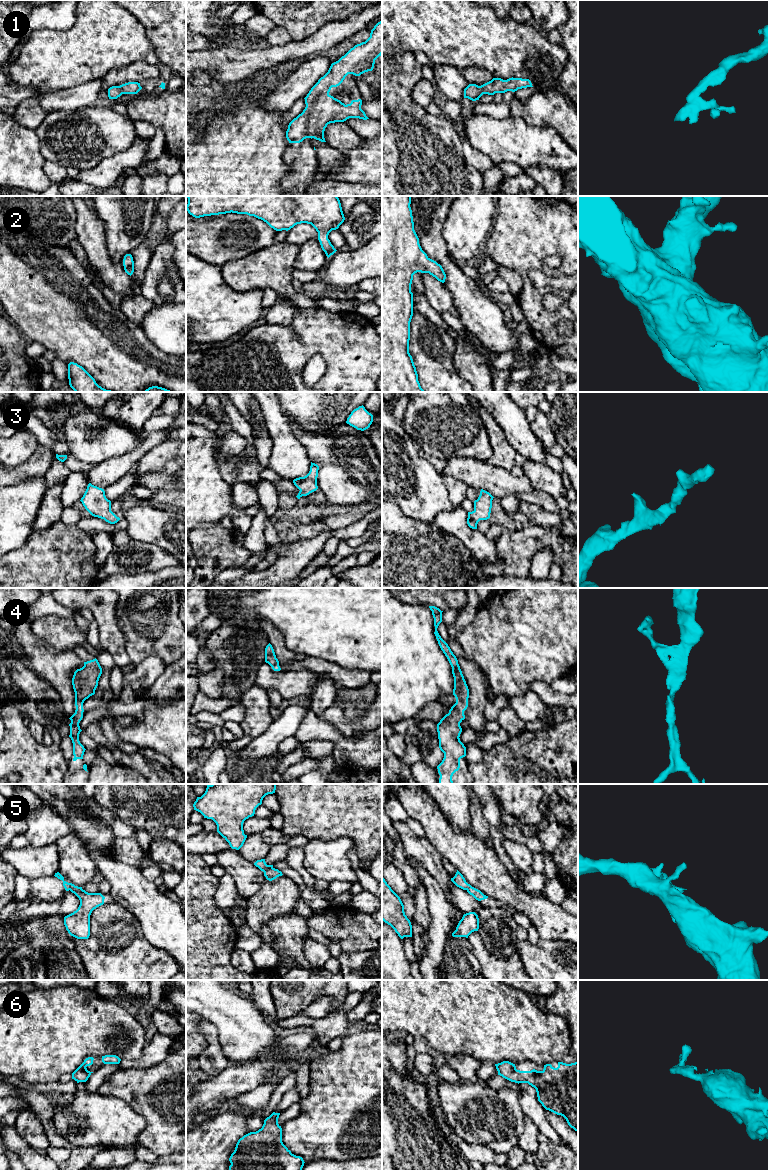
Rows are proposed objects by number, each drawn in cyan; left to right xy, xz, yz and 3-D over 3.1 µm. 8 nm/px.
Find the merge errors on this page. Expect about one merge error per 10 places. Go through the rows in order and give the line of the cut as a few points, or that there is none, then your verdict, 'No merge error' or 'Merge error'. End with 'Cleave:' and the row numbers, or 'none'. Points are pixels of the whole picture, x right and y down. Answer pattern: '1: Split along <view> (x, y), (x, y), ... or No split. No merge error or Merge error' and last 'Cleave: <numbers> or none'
1: No split. No merge error
2: No split. No merge error
3: No split. No merge error
4: No split. No merge error
5: No split. No merge error
6: No split. No merge error
Cleave: none

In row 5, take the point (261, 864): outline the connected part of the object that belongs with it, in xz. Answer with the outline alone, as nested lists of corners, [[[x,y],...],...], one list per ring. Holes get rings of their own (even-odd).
[[[265,859],[257,860],[254,865],[264,872],[264,876],[269,881],[283,875],[282,872],[275,869],[273,865],[267,865]]]

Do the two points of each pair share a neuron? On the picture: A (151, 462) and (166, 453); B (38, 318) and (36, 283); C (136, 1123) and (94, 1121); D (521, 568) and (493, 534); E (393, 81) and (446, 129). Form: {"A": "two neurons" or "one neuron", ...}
{"A": "one neuron", "B": "one neuron", "C": "one neuron", "D": "two neurons", "E": "one neuron"}

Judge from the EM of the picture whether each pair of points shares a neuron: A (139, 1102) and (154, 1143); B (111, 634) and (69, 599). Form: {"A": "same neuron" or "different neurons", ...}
{"A": "same neuron", "B": "same neuron"}

